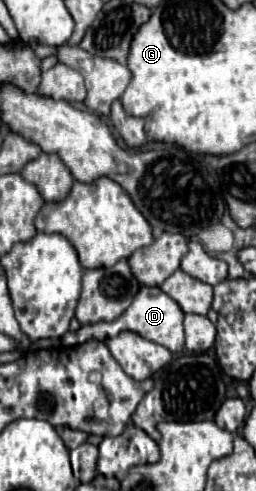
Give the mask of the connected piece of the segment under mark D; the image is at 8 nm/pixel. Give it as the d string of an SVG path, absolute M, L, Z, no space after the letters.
M142 286L140 292L136 294L134 302L130 304L130 308L126 308L126 312L112 322L98 322L98 324L88 324L82 326L76 332L66 332L66 336L60 340L64 346L78 346L84 344L86 340L106 340L110 336L116 336L118 332L130 330L140 334L146 340L152 340L156 344L166 346L170 352L182 352L184 350L184 330L182 330L182 320L184 320L184 312L180 310L180 306L168 296L164 294L160 288L152 288L152 286Z

